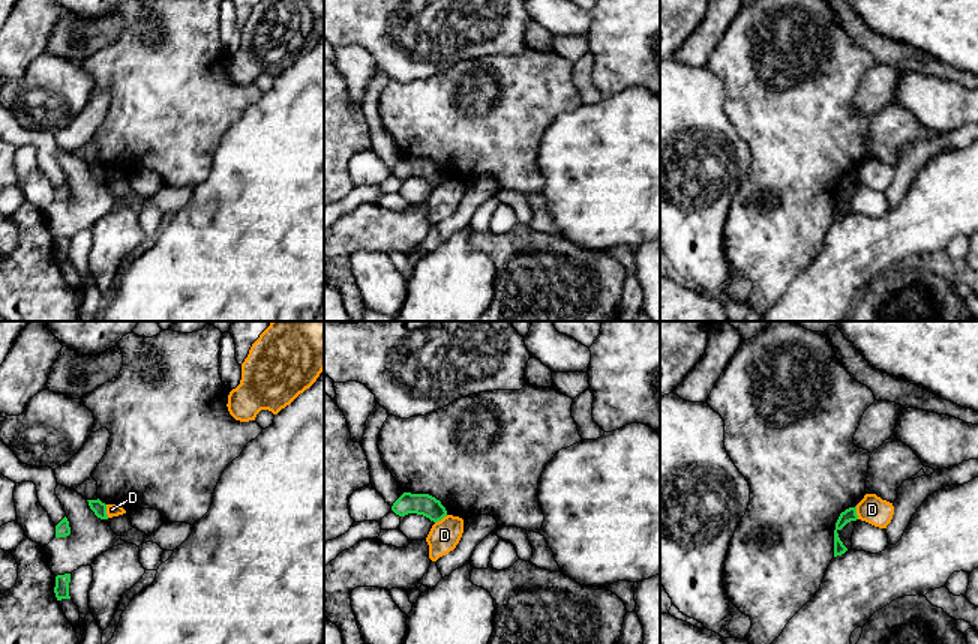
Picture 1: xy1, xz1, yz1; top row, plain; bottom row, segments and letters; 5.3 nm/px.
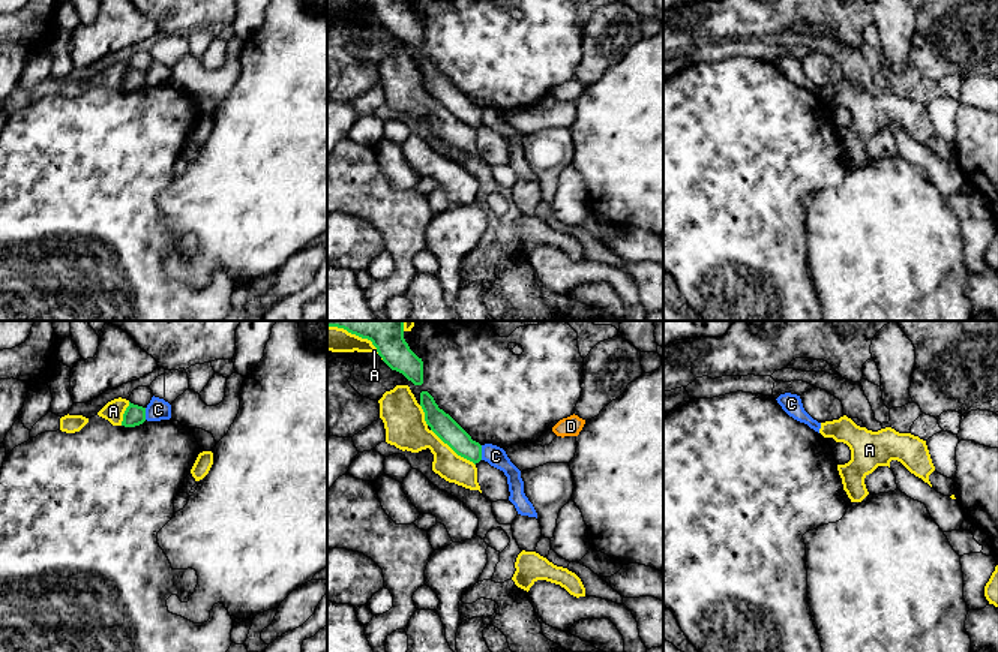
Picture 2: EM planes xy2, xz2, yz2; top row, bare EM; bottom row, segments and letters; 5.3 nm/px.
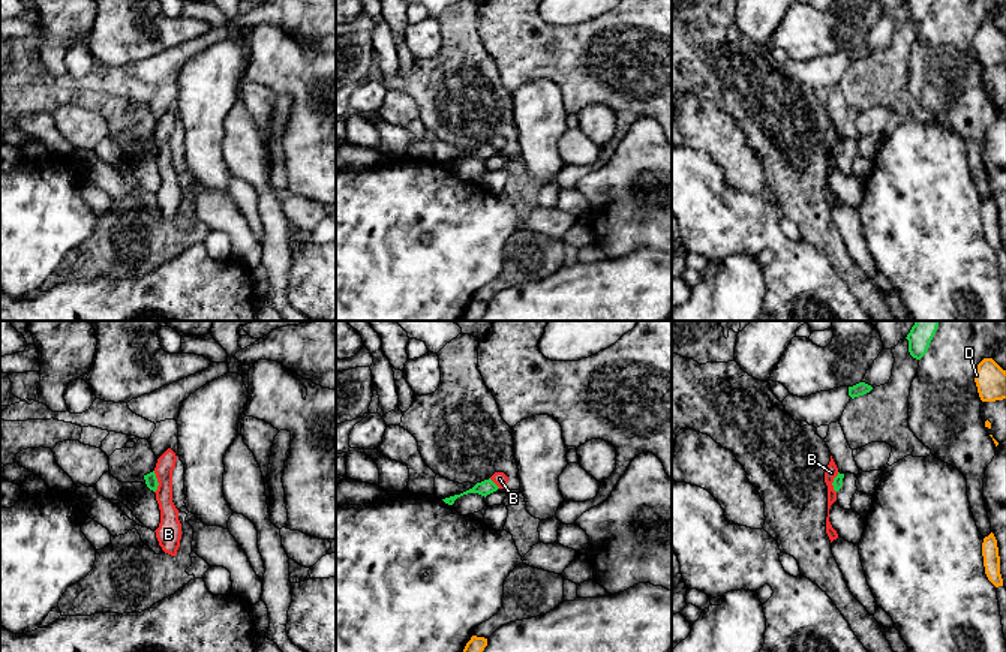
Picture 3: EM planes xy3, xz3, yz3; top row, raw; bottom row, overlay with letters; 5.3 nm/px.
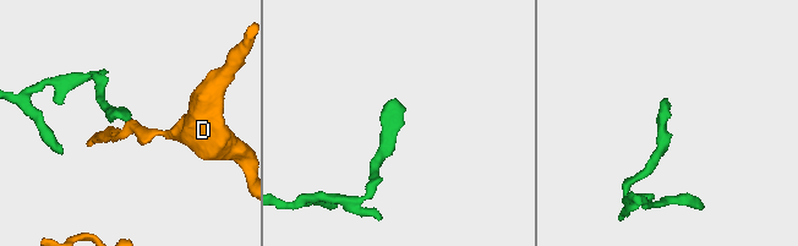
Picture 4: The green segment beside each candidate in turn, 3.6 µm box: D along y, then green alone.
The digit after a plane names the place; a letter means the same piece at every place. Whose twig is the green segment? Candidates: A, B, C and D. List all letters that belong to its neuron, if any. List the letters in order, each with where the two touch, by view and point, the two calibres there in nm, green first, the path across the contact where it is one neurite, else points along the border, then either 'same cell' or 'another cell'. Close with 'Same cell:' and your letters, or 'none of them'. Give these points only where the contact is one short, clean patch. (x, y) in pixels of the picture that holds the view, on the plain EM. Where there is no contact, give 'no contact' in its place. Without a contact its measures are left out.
A: meets green in xz2 at (453, 114); 120 nm thick on the green side, 190 nm on the other; another cell
B: meets green in xy3 at (156, 146); 70 nm thick on the green side, 120 nm on the other; border along xy3 (153, 135), (158, 144), (155, 156); another cell
C: meets green in xz2 at (480, 117); 120 nm thick on the green side, 110 nm on the other; same cell
D: meets green in xy1 at (105, 174); 70 nm thick on the green side, 60 nm on the other; border along xy1 (105, 168), (108, 180); another cell
Same cell: C

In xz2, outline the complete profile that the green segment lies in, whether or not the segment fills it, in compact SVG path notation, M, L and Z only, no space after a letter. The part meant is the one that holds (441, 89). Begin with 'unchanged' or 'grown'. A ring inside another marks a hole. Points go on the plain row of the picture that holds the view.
grown; M428 55L420 57L420 70L425 76L425 85L431 94L447 108L458 120L473 126L488 126L507 141L509 165L515 169L518 178L536 181L533 168L524 157L524 145L521 135L510 126L506 115L497 109L473 105L471 100L443 73L438 72L434 61Z

